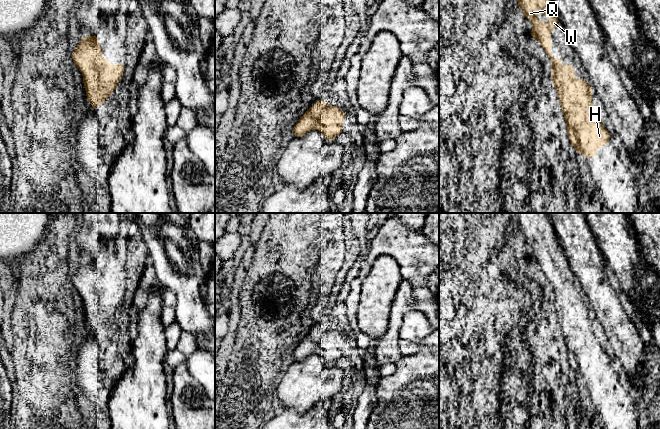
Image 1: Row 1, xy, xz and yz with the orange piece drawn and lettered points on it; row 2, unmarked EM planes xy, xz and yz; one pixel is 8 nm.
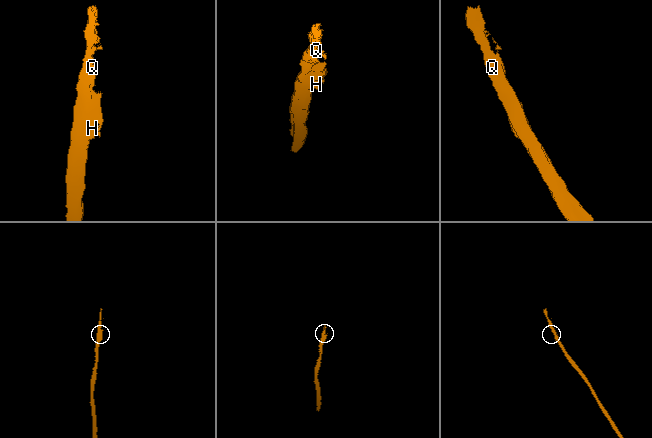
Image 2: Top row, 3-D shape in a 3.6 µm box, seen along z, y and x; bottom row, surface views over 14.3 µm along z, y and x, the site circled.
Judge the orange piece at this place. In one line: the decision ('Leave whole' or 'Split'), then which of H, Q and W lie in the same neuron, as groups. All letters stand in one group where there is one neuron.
Leave whole. Groups: H Q W

